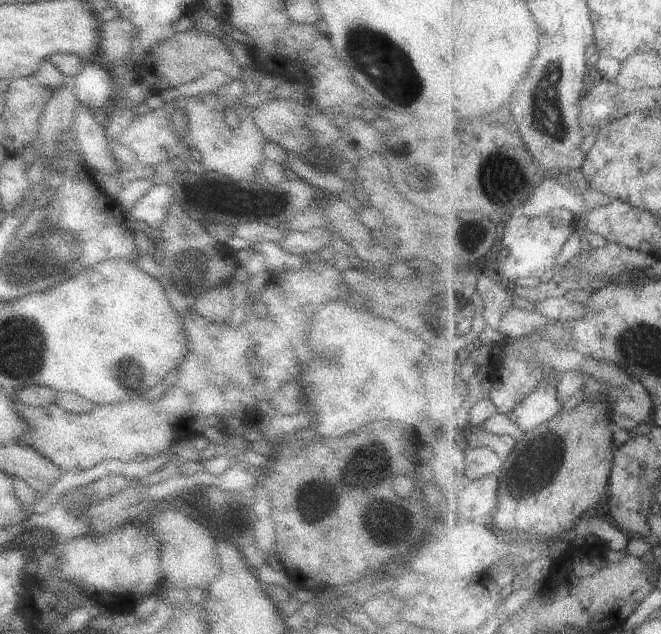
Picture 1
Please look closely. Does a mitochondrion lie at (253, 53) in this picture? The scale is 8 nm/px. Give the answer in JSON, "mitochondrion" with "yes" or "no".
{"mitochondrion":"no"}

